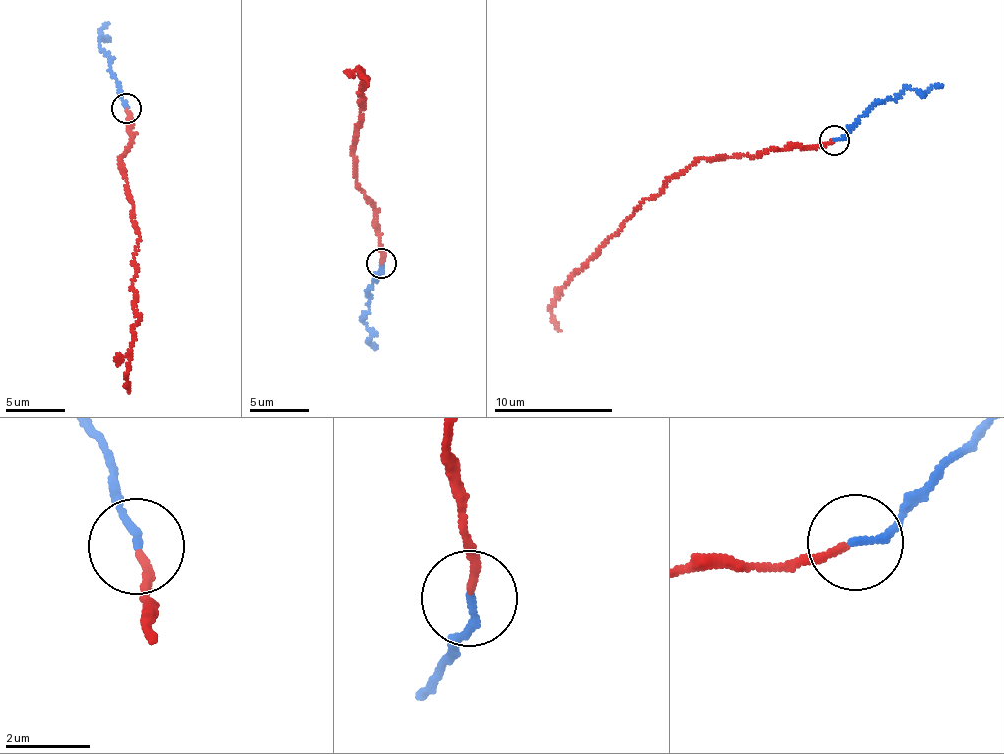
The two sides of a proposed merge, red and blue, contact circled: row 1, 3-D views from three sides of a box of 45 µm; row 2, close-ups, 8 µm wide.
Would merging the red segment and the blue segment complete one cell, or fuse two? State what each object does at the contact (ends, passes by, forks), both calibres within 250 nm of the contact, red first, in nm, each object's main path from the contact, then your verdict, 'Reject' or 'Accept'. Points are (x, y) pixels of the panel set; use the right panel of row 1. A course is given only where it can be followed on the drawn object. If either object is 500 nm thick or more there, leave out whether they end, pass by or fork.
At the ring red ends. At the ring blue ends. Thickness 170 nm (red) against 170 nm. Course of red: (833, 142), (695, 159), (675, 174), (658, 196), (640, 205), (571, 277), (551, 308), (551, 322), (561, 330). Course of blue: (833, 139), (842, 138), (875, 106), (896, 99), (901, 91), (929, 92), (943, 86). Reject

